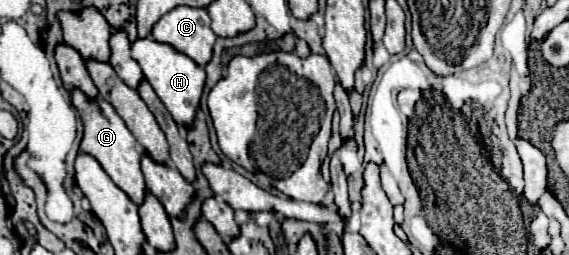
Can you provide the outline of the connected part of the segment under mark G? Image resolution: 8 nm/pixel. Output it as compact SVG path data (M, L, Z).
M72 89L70 93L72 93L72 105L78 109L78 113L82 117L82 125L84 125L84 135L82 135L82 141L80 141L80 151L96 157L98 163L102 165L102 169L108 173L108 177L136 205L140 205L142 199L144 199L146 183L144 183L144 175L140 171L140 151L138 151L138 143L136 143L134 135L128 131L124 121L118 117L114 107L108 101L104 101L102 97L90 99L80 89Z

